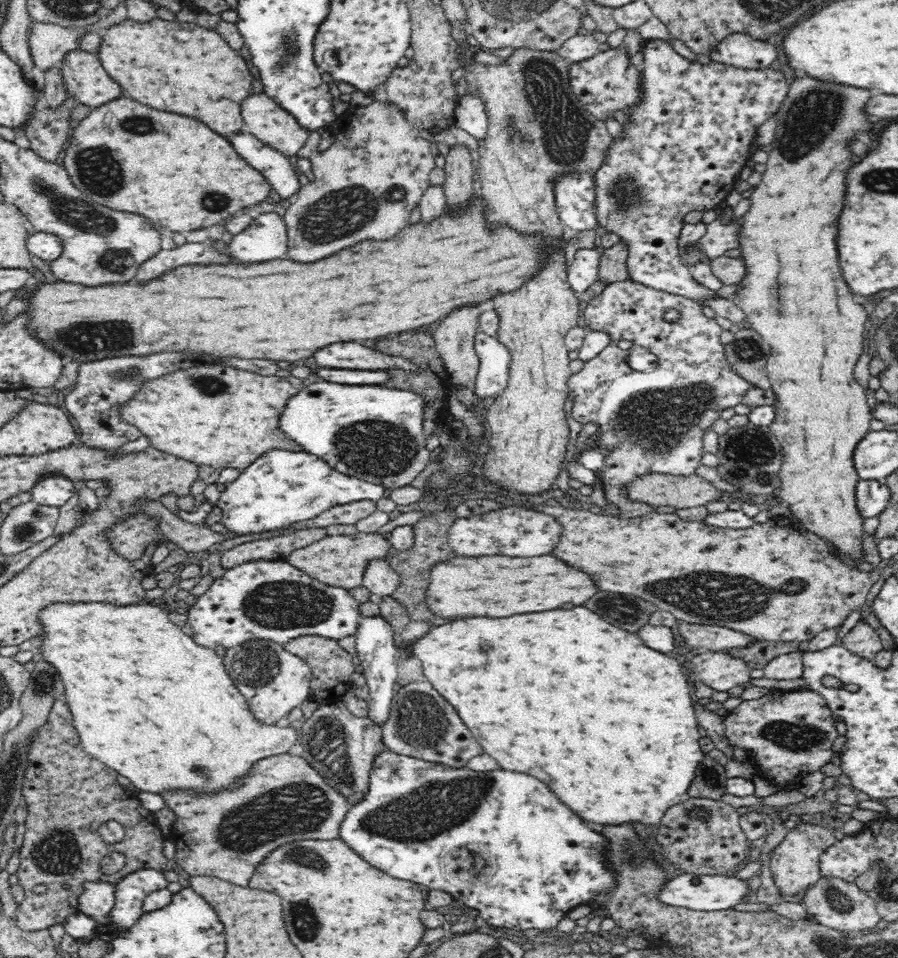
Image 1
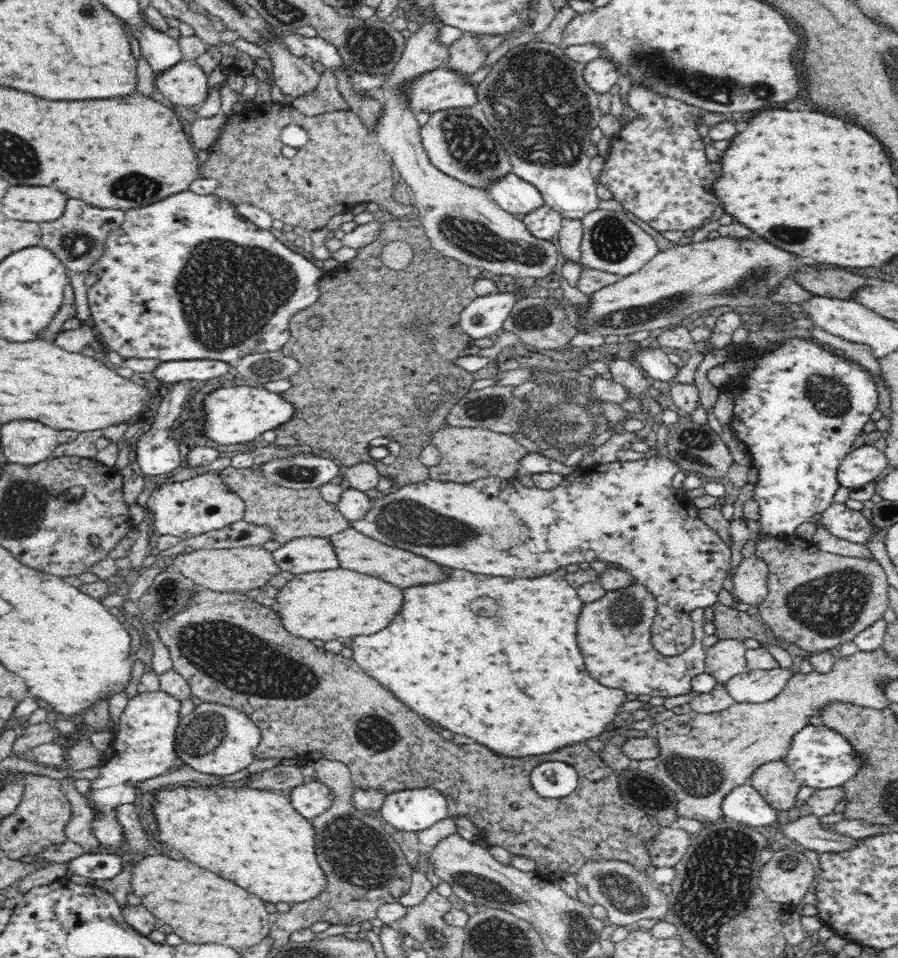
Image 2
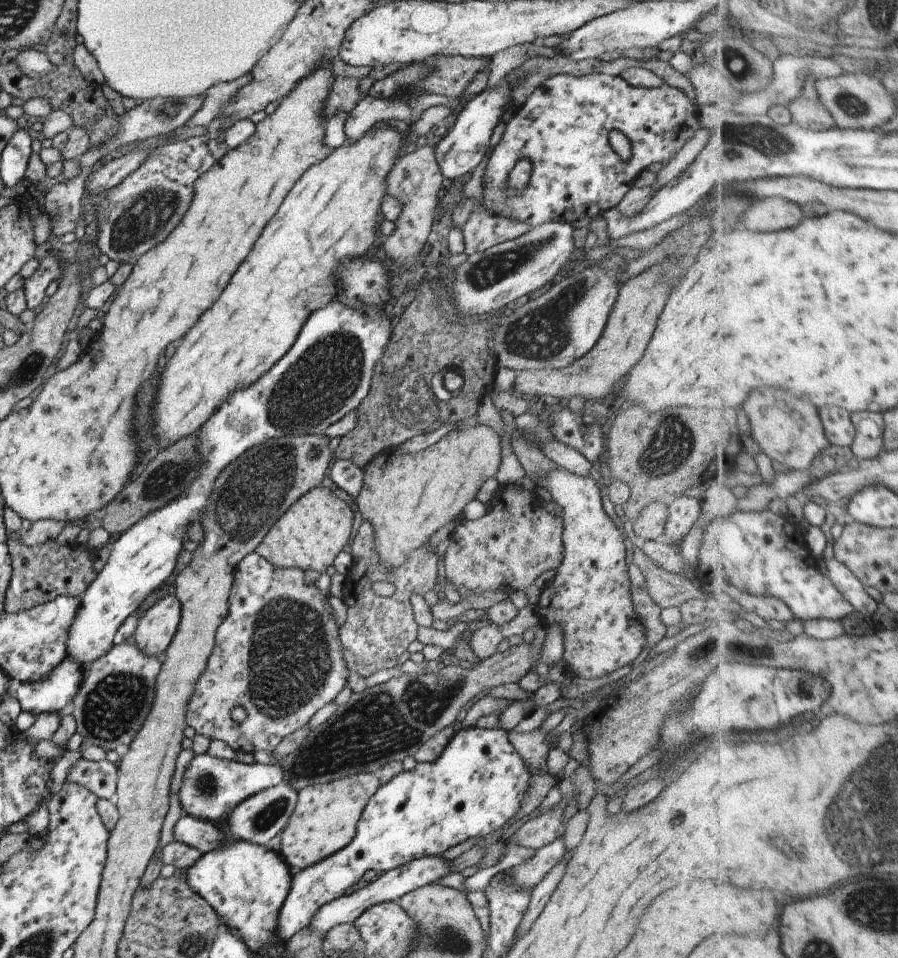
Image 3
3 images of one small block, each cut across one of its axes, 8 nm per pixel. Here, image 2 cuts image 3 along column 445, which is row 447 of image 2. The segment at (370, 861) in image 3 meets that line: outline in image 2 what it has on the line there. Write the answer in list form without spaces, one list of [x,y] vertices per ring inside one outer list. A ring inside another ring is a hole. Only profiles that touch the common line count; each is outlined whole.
[[[793,337],[792,339],[786,339],[780,342],[780,348],[776,348],[776,350],[752,350],[751,348],[742,347],[730,354],[731,357],[734,355],[756,355],[758,357],[758,360],[752,362],[752,368],[748,368],[744,374],[740,374],[732,382],[732,386],[739,385],[741,389],[744,389],[744,393],[735,402],[730,424],[734,427],[732,431],[735,432],[737,438],[743,441],[747,446],[748,452],[750,452],[752,459],[751,466],[758,469],[758,479],[754,485],[754,500],[760,505],[760,518],[758,523],[760,524],[760,530],[771,537],[788,535],[794,537],[795,530],[798,526],[808,522],[809,518],[812,518],[814,514],[822,514],[824,510],[834,503],[834,494],[840,488],[837,475],[840,462],[852,450],[852,442],[862,433],[864,424],[870,420],[870,414],[877,408],[878,389],[872,380],[873,374],[862,365],[850,360],[850,358],[846,359],[845,357],[831,353],[829,351],[830,347],[832,346],[828,346],[818,340],[802,340],[798,339],[798,337]]]

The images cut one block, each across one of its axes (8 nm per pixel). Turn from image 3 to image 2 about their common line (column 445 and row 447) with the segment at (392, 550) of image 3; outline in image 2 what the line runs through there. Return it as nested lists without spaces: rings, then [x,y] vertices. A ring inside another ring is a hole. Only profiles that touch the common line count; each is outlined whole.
[[[447,424],[440,426],[431,437],[430,442],[439,450],[441,461],[429,467],[429,478],[442,482],[466,484],[488,477],[510,479],[520,470],[520,460],[529,453],[511,435],[481,428],[453,427]]]

